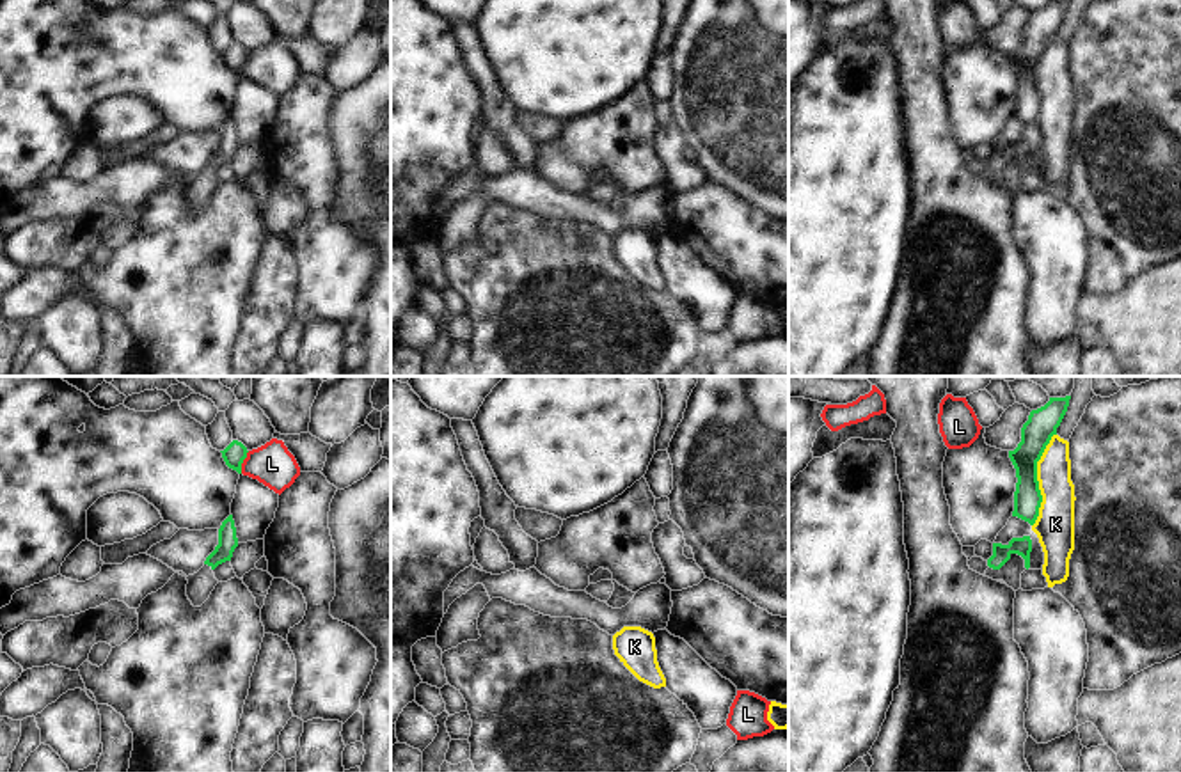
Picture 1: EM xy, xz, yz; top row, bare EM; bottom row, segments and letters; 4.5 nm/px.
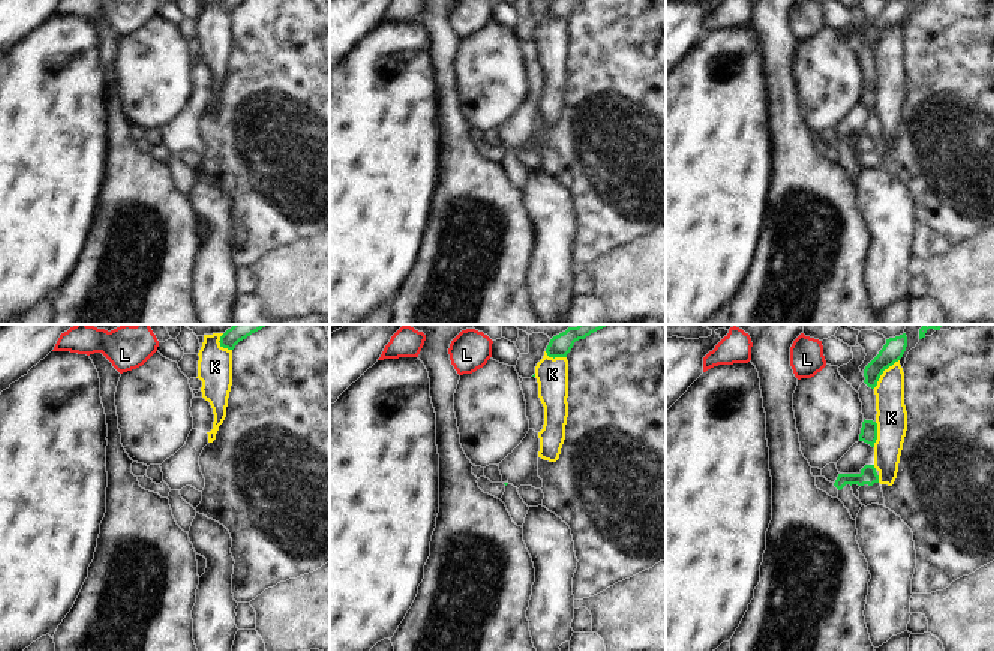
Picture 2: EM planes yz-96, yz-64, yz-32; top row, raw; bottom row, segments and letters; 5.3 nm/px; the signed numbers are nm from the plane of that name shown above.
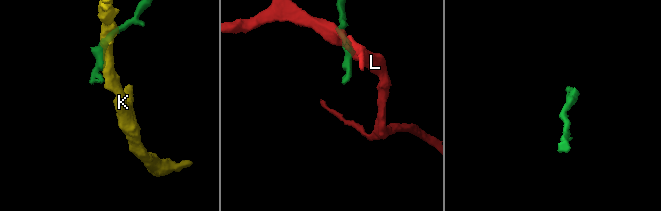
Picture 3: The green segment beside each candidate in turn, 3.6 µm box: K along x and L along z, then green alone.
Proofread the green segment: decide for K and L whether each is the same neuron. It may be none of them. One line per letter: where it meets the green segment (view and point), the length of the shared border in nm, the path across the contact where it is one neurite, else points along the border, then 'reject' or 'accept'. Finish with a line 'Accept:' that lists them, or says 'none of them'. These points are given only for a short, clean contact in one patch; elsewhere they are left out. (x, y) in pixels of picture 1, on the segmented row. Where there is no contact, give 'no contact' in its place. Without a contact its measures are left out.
K: yz (1036, 480) | 440 nm | reject
L: xy (242, 462) | 110 nm | along xy (249, 451), (240, 472) | reject
Accept: none of them

